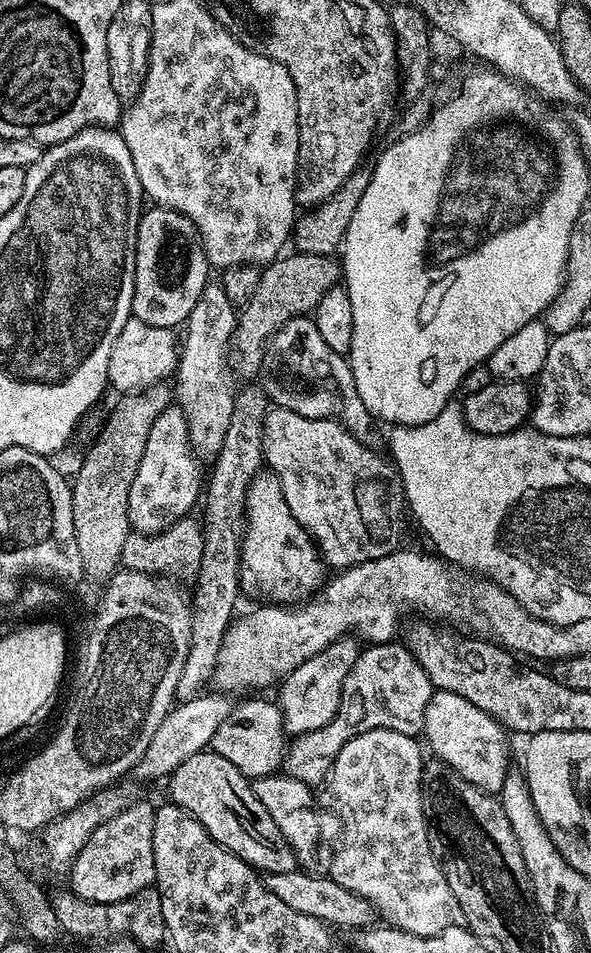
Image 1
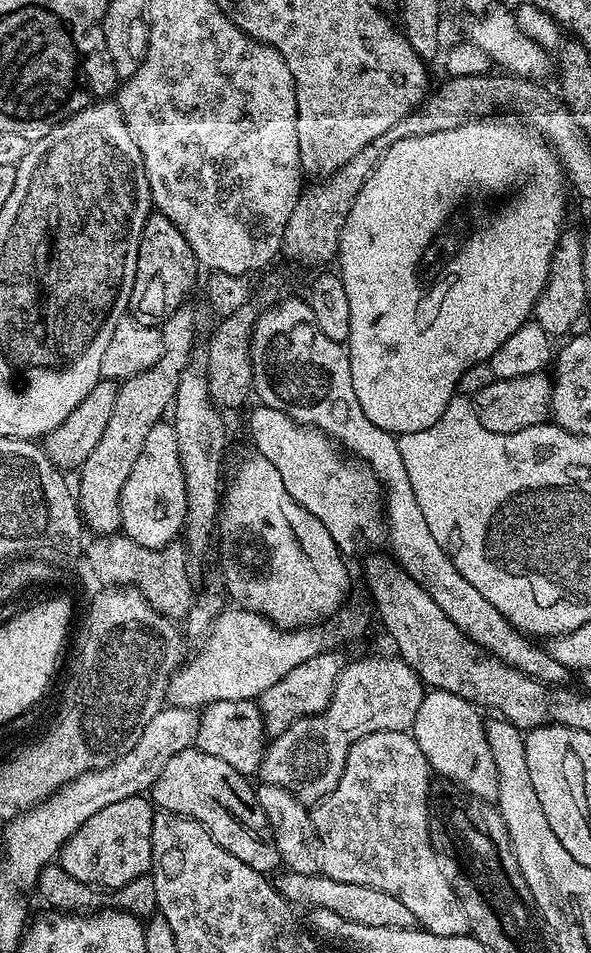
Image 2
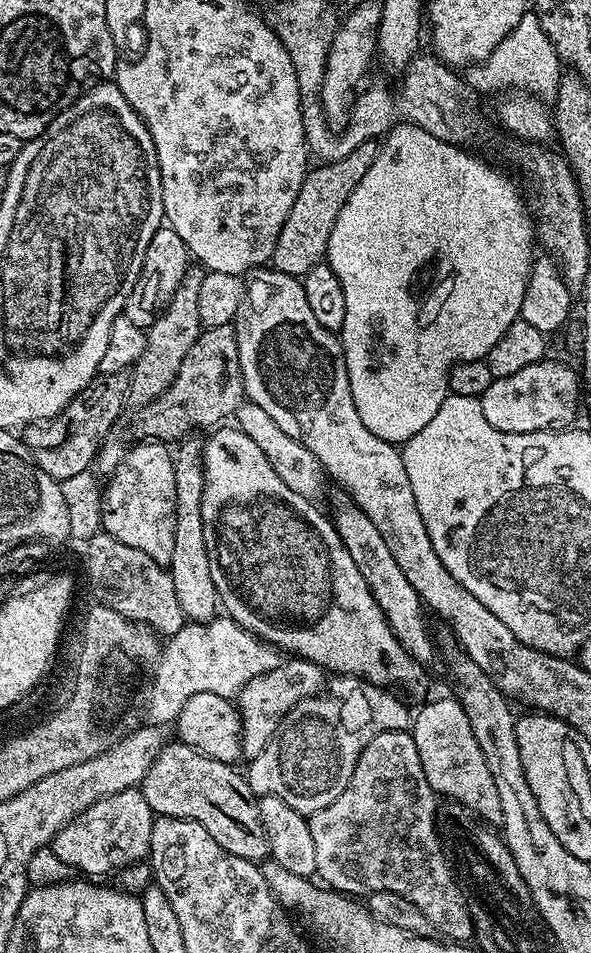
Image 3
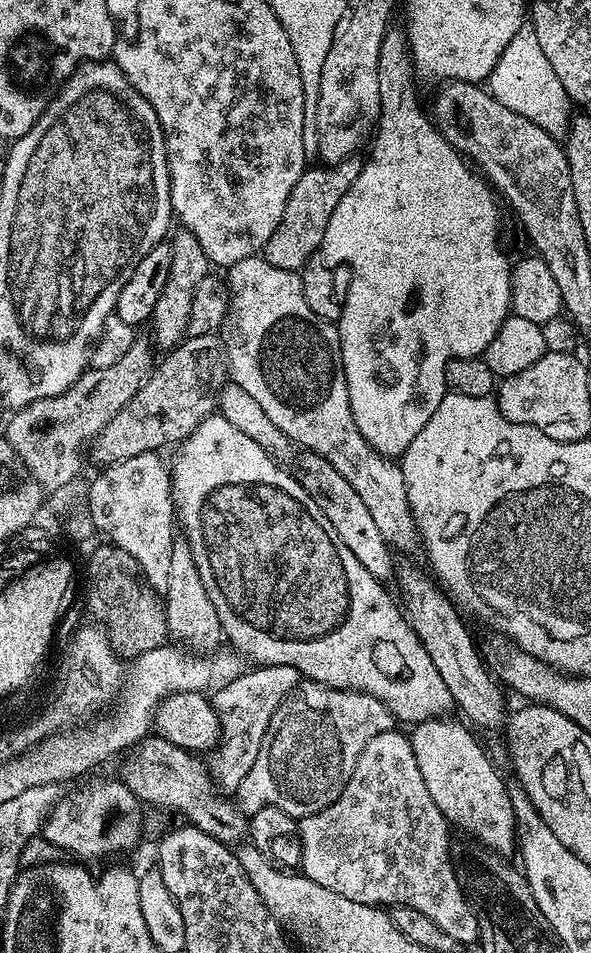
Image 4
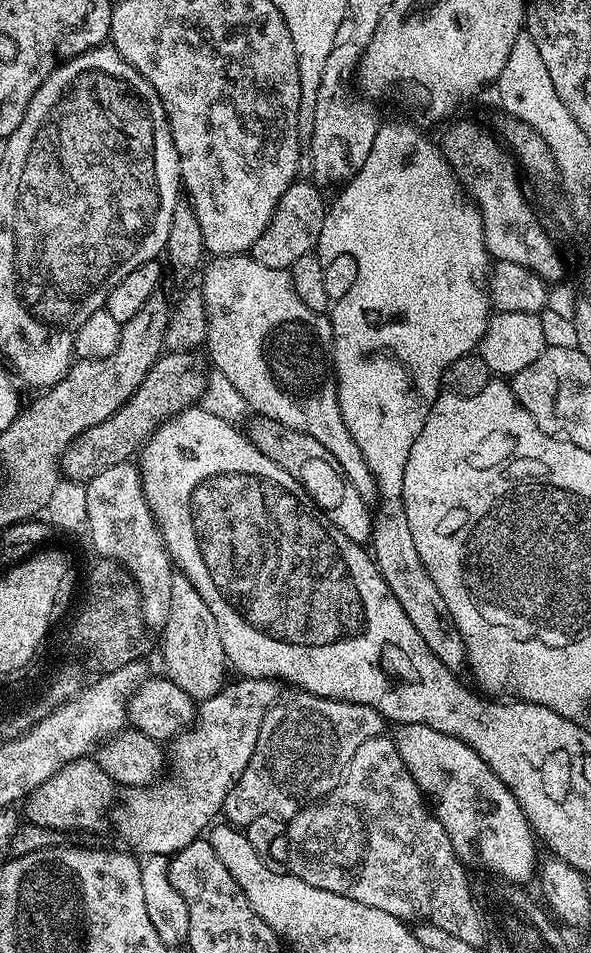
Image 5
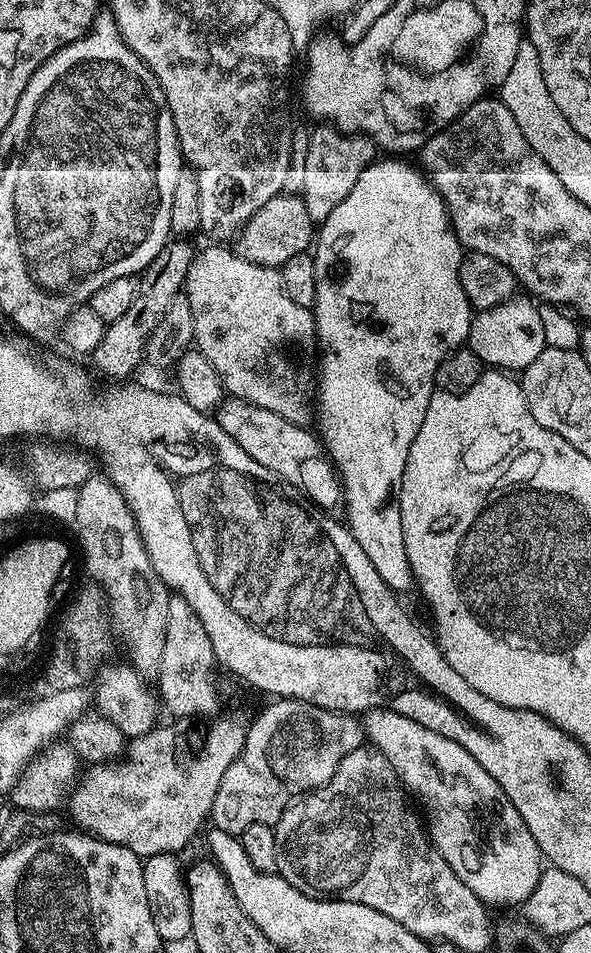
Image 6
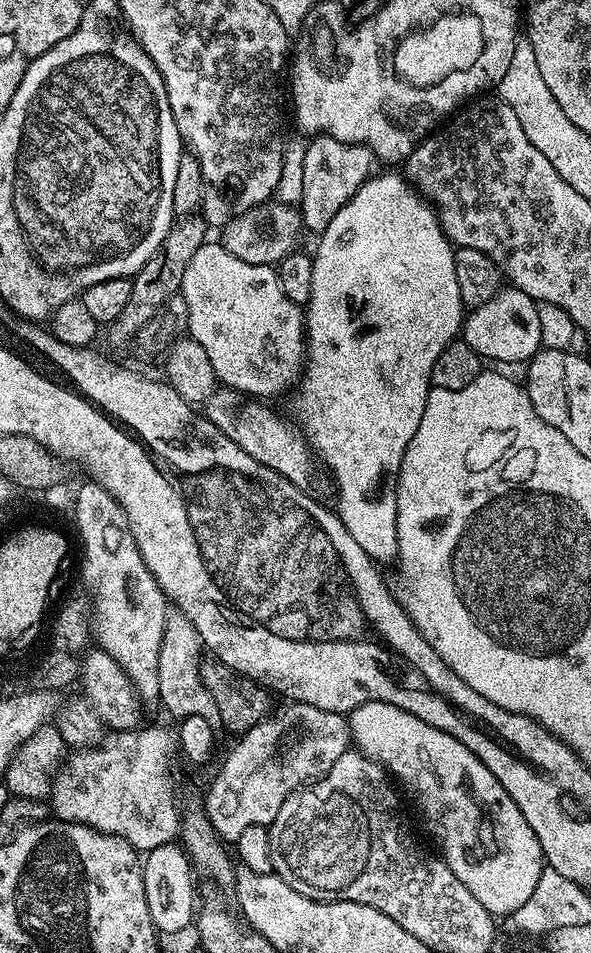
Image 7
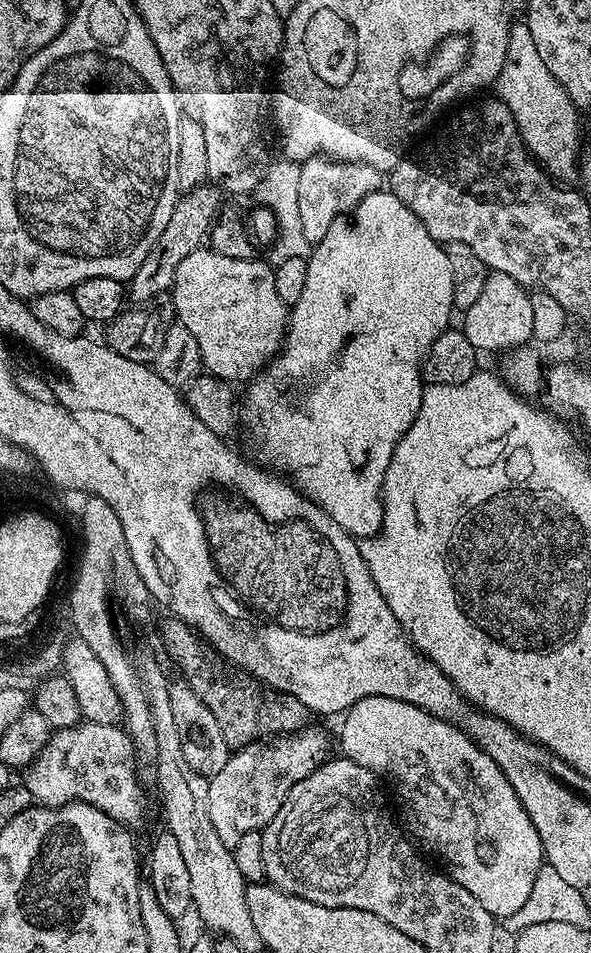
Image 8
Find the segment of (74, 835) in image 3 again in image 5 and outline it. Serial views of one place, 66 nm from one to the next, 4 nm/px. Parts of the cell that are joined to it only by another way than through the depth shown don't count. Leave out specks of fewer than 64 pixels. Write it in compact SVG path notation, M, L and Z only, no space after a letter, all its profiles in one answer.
M85 758L67 764L61 772L54 773L27 796L26 820L29 824L49 828L58 834L92 832L103 822L104 815L113 811L117 800L118 785L112 781L110 774L106 774L106 770L102 770L95 759Z

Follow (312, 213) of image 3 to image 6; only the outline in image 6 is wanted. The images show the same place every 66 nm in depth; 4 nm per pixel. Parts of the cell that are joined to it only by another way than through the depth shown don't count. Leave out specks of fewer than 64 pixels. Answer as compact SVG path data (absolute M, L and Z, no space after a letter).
M283 192L270 198L266 205L255 212L234 242L234 250L246 262L263 268L279 269L289 258L307 251L316 236L316 222L301 195Z

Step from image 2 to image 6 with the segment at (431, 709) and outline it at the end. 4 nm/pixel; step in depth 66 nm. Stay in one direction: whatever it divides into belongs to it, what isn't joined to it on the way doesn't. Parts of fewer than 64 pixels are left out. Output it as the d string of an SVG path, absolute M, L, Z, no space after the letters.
M384 708L371 709L363 717L362 727L367 739L370 741L371 747L377 748L380 752L386 754L386 758L390 762L390 766L394 766L401 784L415 797L418 804L418 799L420 799L421 805L419 804L419 807L426 817L426 827L431 842L442 854L442 858L448 860L449 866L457 869L465 880L476 886L481 884L484 888L524 888L523 890L531 890L534 886L538 886L538 878L542 871L542 857L538 842L534 842L534 834L530 834L530 830L526 830L526 822L522 822L522 814L518 814L518 810L514 810L514 802L510 802L510 798L506 798L502 786L498 786L498 782L494 782L494 778L490 778L490 774L486 770L482 770L482 766L478 762L474 762L472 755L466 754L466 750L461 744L450 742L450 738L442 738L442 734L434 734L434 730L430 730L426 726L418 726L418 722L410 722L410 718L402 718L402 714L388 712Z

